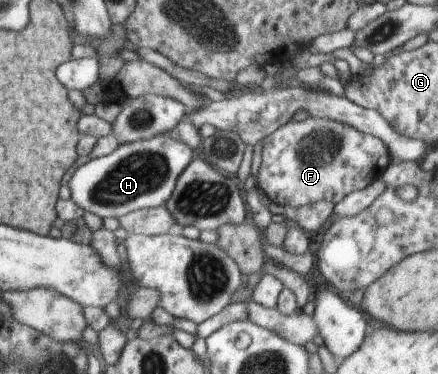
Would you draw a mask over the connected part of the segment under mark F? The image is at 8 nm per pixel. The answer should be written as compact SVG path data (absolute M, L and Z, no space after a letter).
M308 118L300 122L288 121L263 140L262 163L258 169L257 187L278 206L300 208L320 201L336 206L346 195L365 189L380 178L390 163L390 155L382 139L362 133L350 125L327 118Z

